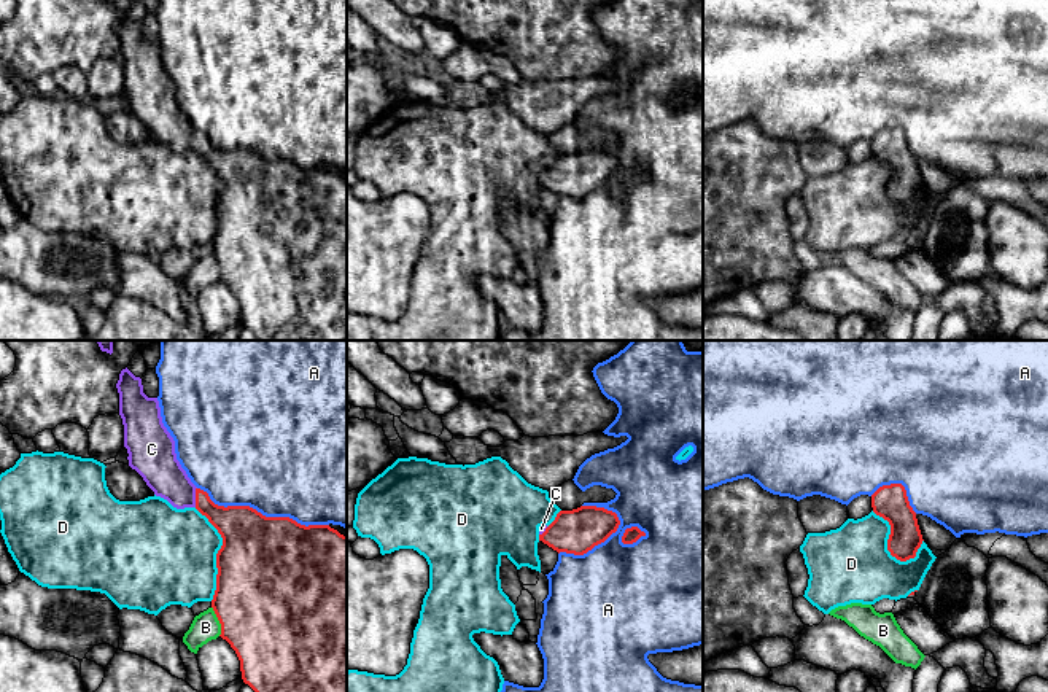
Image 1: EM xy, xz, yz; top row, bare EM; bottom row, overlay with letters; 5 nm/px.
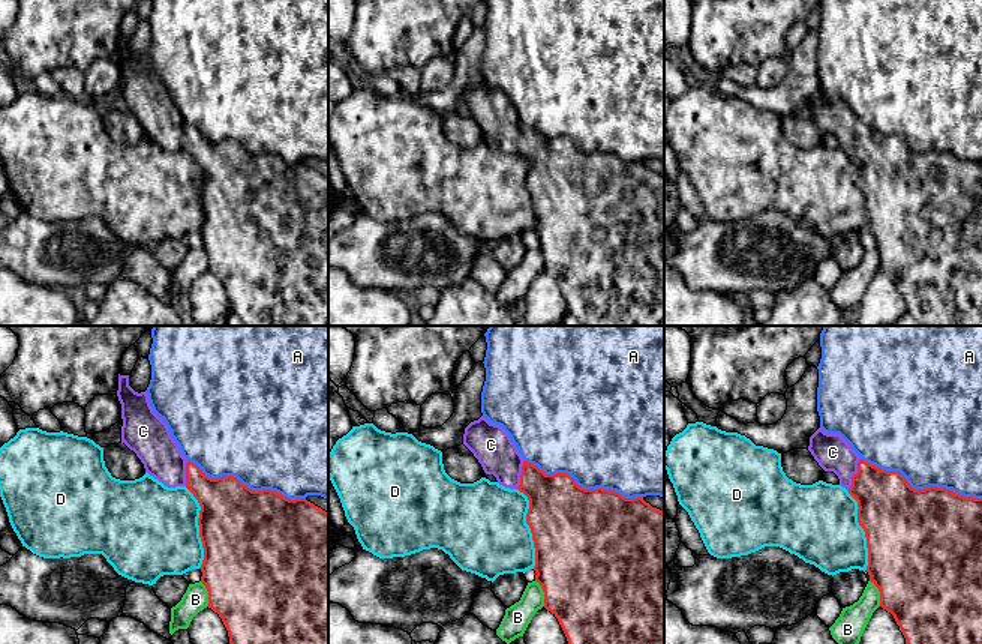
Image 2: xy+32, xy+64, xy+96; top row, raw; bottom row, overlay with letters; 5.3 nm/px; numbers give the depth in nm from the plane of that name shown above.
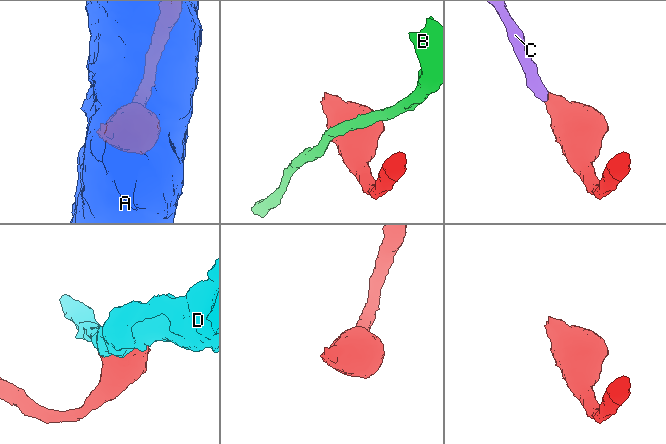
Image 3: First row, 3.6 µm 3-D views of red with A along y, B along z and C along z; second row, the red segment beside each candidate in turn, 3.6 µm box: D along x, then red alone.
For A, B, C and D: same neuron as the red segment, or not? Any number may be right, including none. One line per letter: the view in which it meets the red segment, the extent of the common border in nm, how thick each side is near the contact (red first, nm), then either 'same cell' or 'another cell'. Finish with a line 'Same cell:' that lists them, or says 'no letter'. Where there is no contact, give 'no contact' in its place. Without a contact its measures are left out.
A: xy | 700 nm | 480/480 nm | another cell
B: xy | 160 nm | 500/140 nm | another cell
C: xy | 100 nm | 190/200 nm | same cell
D: xy | 480 nm | 480/480 nm | another cell
Same cell: C

